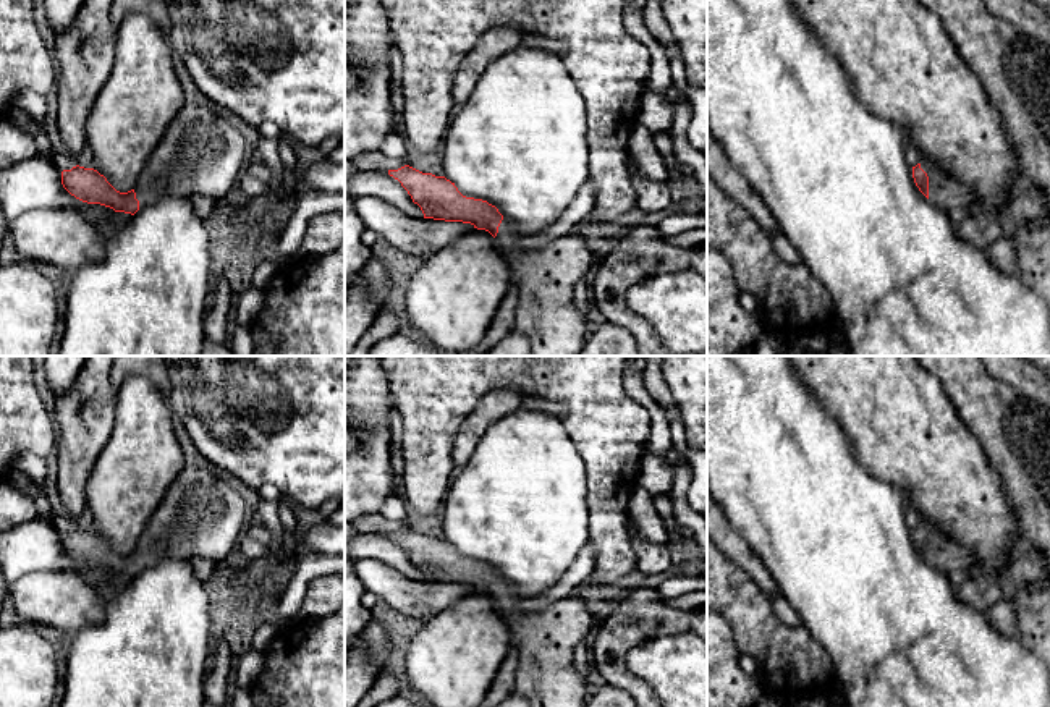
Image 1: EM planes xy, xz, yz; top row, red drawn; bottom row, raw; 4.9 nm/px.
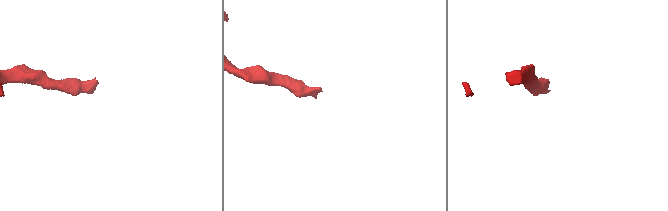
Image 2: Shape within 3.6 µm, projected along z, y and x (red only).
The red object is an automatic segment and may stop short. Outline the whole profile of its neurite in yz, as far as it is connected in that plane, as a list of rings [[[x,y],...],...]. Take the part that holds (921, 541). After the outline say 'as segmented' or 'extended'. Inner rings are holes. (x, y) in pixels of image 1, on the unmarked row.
[[[927,521],[912,529],[912,540],[919,553],[938,571],[974,571],[977,565],[976,555],[966,545],[951,540]]]; extended

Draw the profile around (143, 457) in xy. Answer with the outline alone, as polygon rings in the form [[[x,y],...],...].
[[[128,377],[116,392],[112,435],[86,484],[86,510],[94,518],[97,534],[116,553],[128,555],[136,550],[144,527],[183,466],[170,401],[150,379]]]

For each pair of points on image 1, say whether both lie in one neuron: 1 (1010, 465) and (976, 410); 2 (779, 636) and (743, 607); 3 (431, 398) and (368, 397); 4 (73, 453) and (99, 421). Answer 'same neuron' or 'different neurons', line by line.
1: same neuron
2: same neuron
3: different neurons
4: same neuron

